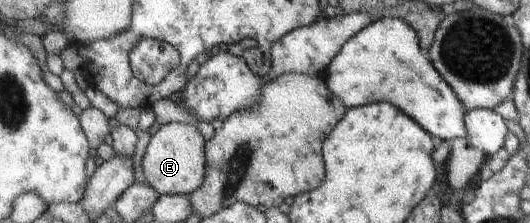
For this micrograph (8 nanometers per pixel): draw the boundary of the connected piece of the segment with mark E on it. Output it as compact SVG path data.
M190 123L162 125L152 137L148 153L143 160L146 182L162 195L194 195L206 183L208 142L197 125Z

